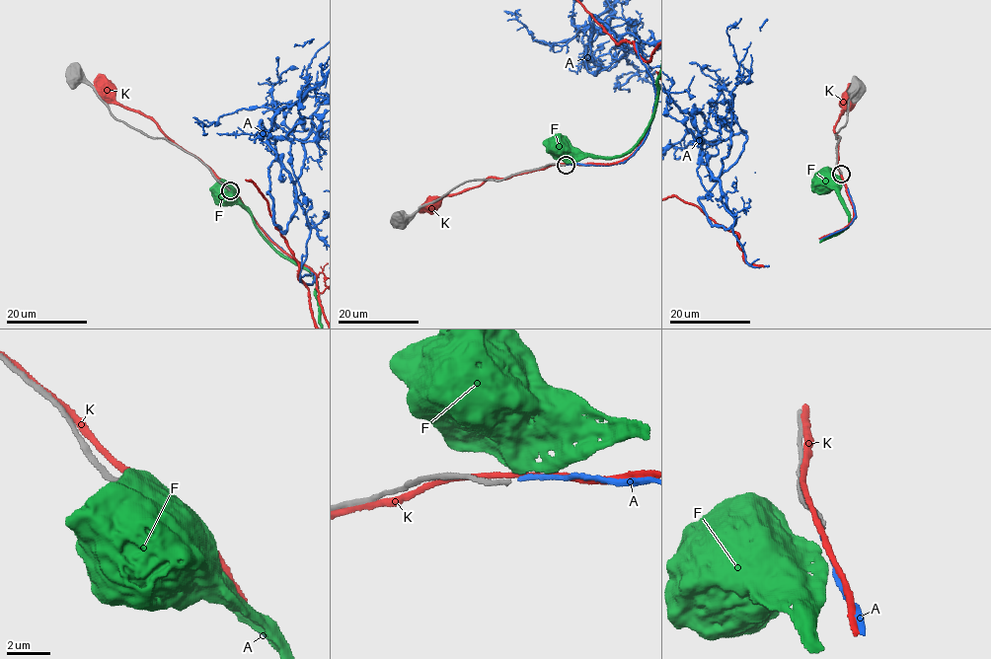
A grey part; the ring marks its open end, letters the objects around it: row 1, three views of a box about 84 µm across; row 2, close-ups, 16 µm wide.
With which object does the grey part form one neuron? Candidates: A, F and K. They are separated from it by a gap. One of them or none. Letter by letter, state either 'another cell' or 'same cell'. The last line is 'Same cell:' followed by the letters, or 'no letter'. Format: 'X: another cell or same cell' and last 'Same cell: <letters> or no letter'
A: same cell
F: another cell
K: another cell
Same cell: A

